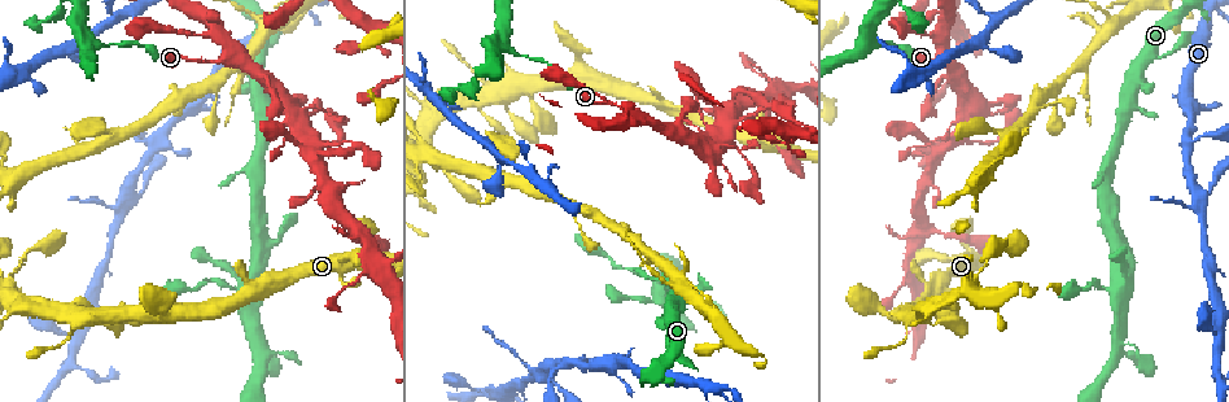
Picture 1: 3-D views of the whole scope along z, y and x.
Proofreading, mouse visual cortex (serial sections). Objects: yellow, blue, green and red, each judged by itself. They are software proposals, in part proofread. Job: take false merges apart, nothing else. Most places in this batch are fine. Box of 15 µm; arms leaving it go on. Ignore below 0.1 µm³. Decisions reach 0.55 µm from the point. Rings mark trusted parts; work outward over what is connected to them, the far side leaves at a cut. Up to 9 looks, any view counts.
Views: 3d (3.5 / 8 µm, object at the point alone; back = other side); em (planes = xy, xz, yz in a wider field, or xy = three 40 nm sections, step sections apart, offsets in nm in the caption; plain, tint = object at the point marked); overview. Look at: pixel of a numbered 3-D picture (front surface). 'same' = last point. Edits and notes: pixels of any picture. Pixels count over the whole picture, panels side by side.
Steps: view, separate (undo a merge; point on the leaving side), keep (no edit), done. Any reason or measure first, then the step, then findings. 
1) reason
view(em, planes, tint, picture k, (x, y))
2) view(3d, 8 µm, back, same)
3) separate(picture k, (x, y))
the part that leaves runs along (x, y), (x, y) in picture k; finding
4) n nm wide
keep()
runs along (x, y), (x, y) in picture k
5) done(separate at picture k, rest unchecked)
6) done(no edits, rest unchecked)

sudden change in width
view(3d, 8 µm, picture 1, (911, 31))

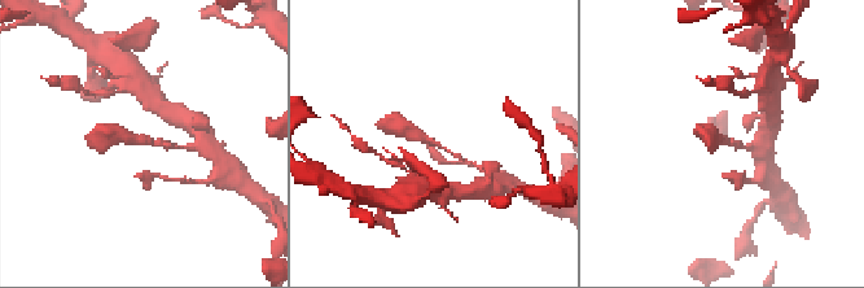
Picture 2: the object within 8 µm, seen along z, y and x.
closer look
view(3d, 3.5 µm, picture 2, (137, 138))

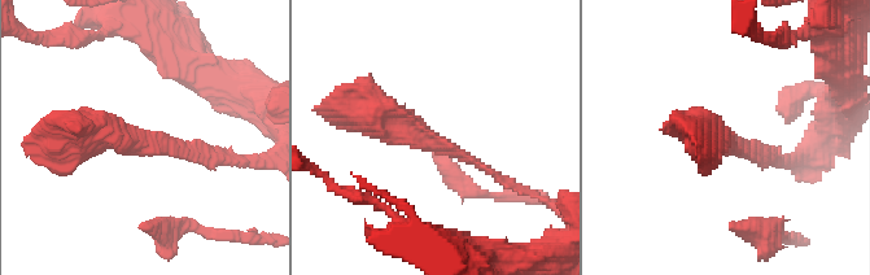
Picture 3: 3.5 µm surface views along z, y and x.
arms of 100, 400 nm
view(em, planes, tint, picture 3, (434, 142))

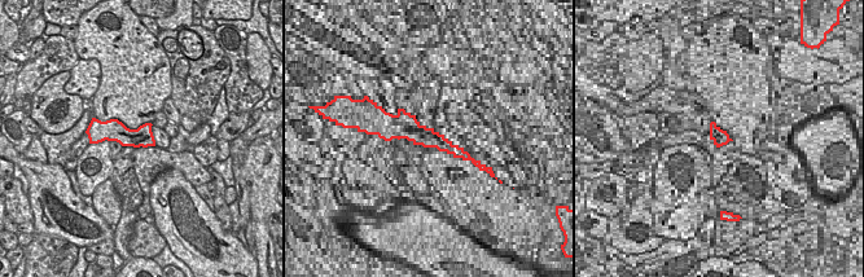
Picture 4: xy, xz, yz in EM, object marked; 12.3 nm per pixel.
240 nm wide
keep()
runs along (507, 183), (436, 140), (353, 114) in picture 3; continuous, no second cell

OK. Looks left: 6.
abrupt turn
view(3d, 8 µm, picture 1, (659, 291))

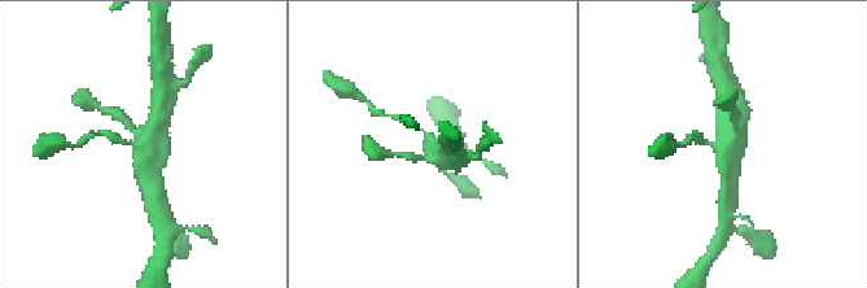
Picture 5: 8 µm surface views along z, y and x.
view(3d, 3.5 µm, picture 5, (435, 147))

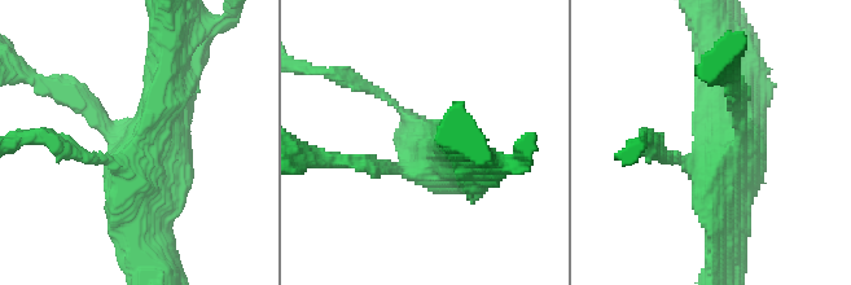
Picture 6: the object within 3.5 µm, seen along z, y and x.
shape alone is not enough
view(em, xy, step 1, tint, picture 6, (133, 160))

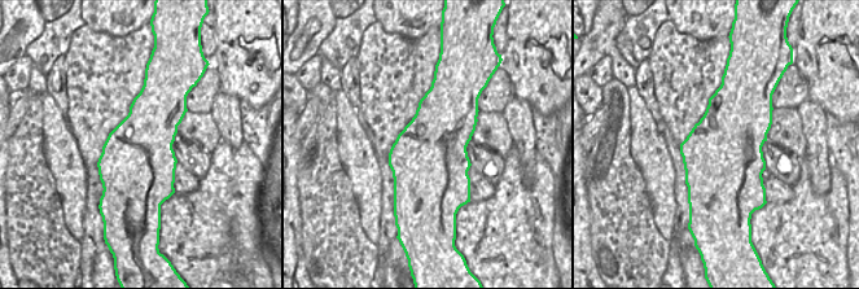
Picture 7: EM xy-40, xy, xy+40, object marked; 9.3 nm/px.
700 nm wide
keep()
runs along (165, 90), (149, 141), (153, 257) in picture 6; one cell here

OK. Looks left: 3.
sharp bend
view(em, xy, step 3, tint, picture 1, (126, 192))

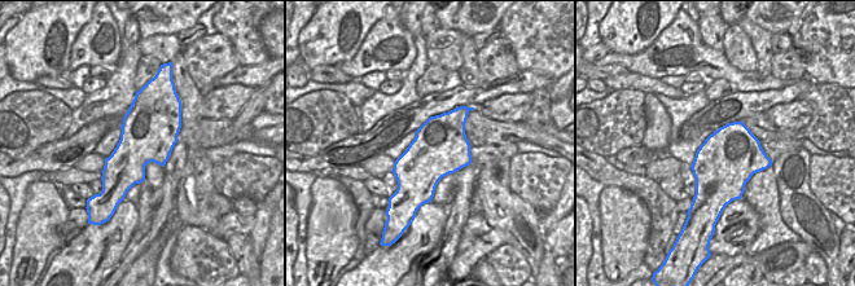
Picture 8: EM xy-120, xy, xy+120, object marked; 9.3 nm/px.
view(3d, 3.5 µm, same)

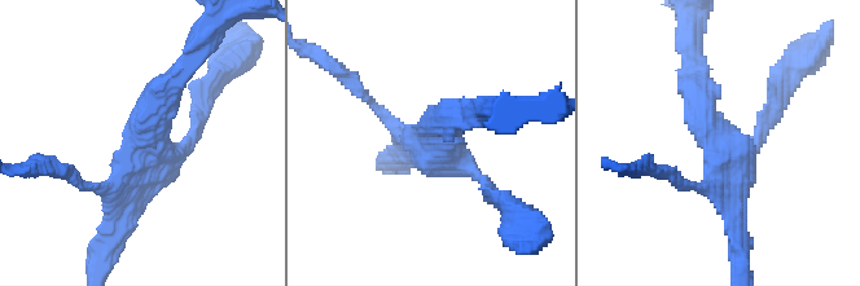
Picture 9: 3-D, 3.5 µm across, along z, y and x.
500 nm wide
keep()
runs along (179, 76), (154, 100), (114, 224) in picture 9; all the same cell

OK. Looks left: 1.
calibre changes
view(3d, 3.5 µm, picture 1, (62, 313))

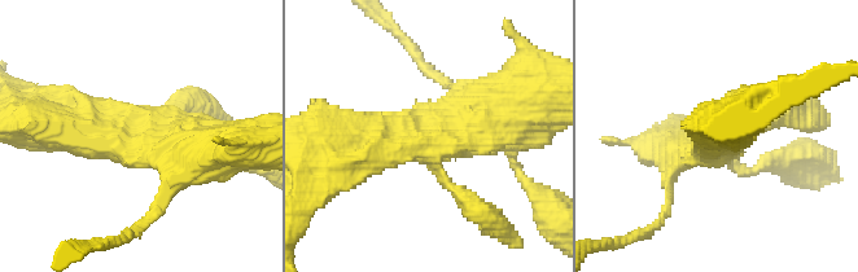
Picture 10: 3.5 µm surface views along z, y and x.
keep()
runs along (510, 106), (465, 134), (346, 150) in picture 10; continuous, no second cell

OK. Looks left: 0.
done(no edits, rest unchecked)

